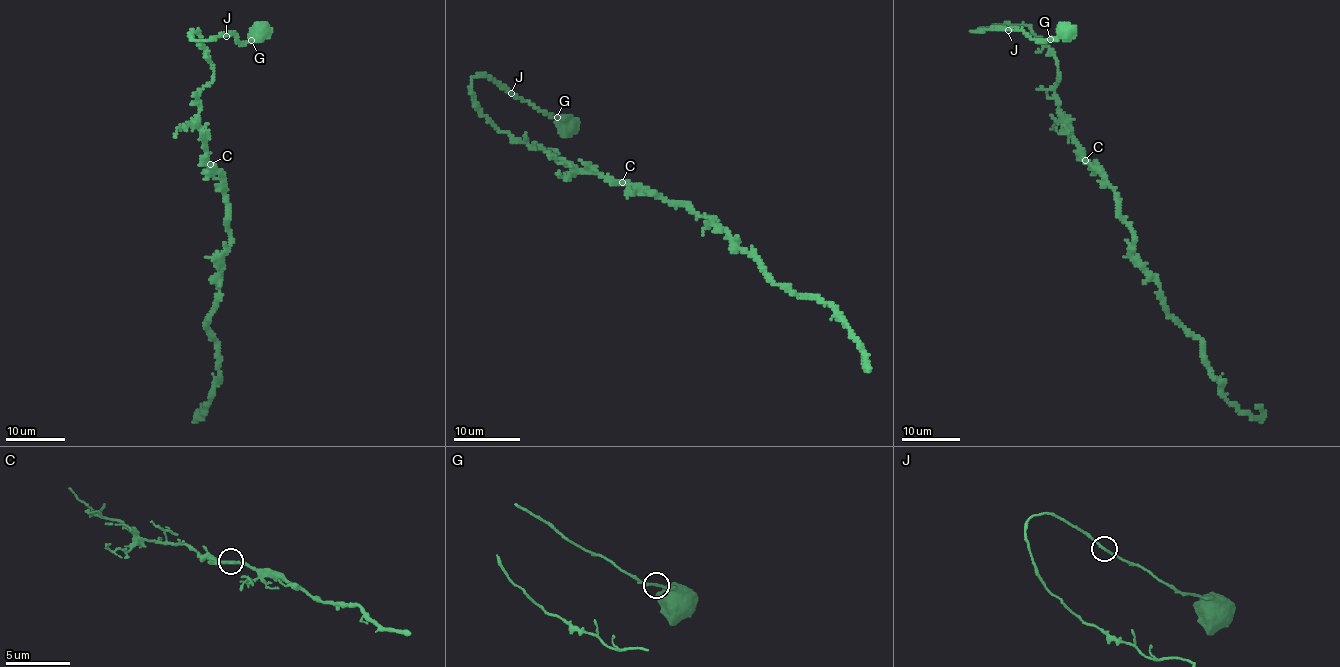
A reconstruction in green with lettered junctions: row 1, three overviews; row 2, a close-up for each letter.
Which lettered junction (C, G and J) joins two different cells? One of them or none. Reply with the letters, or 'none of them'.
none of them

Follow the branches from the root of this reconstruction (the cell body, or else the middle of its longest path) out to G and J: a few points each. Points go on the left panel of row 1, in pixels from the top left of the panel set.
G: (210, 165), (197, 96), (212, 67), (191, 34), (251, 41)
J: (210, 165), (197, 125), (197, 96), (212, 81), (212, 67), (197, 30), (191, 34), (200, 41), (226, 36)

